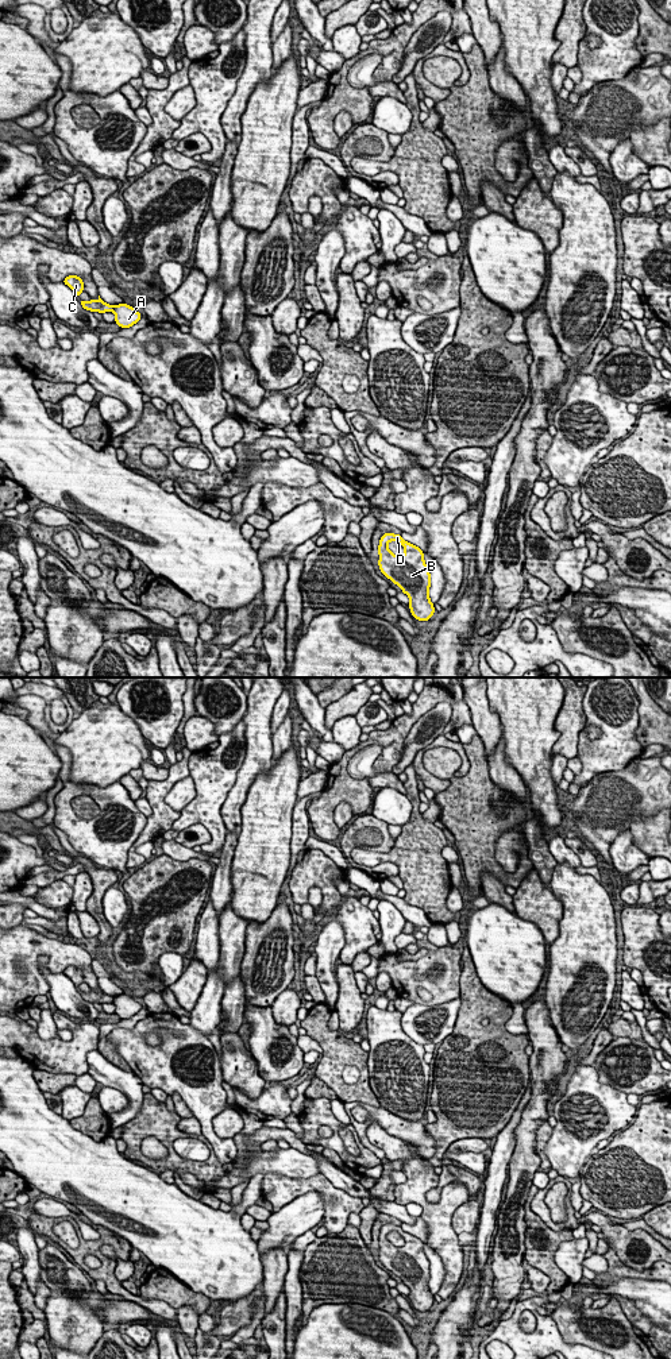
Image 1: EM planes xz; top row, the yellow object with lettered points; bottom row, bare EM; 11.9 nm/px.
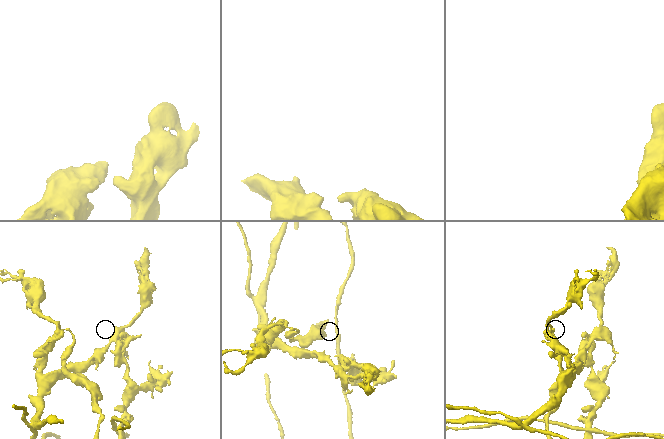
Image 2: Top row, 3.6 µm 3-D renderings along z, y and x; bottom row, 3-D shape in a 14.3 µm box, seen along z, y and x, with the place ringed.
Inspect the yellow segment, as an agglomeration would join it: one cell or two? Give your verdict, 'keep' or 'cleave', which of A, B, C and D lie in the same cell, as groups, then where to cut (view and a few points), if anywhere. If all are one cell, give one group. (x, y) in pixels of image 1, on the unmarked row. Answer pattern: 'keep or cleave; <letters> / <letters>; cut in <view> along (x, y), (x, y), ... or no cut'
cleave; A / B C D; cut in xz along (112, 997), (114, 1002)

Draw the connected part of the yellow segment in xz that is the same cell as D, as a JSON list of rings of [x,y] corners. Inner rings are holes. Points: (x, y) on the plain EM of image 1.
[[[389,1223],[379,1229],[378,1246],[381,1263],[409,1287],[408,1297],[414,1310],[429,1312],[435,1305],[435,1298],[429,1290],[431,1265],[424,1252],[424,1243],[405,1232],[401,1225]],[[393,1231],[404,1238],[402,1247],[394,1246],[387,1239]]]

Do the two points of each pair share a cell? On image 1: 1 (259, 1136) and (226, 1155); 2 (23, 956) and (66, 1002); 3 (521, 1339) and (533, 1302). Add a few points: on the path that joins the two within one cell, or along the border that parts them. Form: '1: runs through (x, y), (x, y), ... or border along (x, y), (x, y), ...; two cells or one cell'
1: border along (231, 1138), (238, 1153); two cells
2: border along (41, 954), (38, 969), (50, 991); two cells
3: runs through (515, 1328), (516, 1313), (523, 1307); one cell

